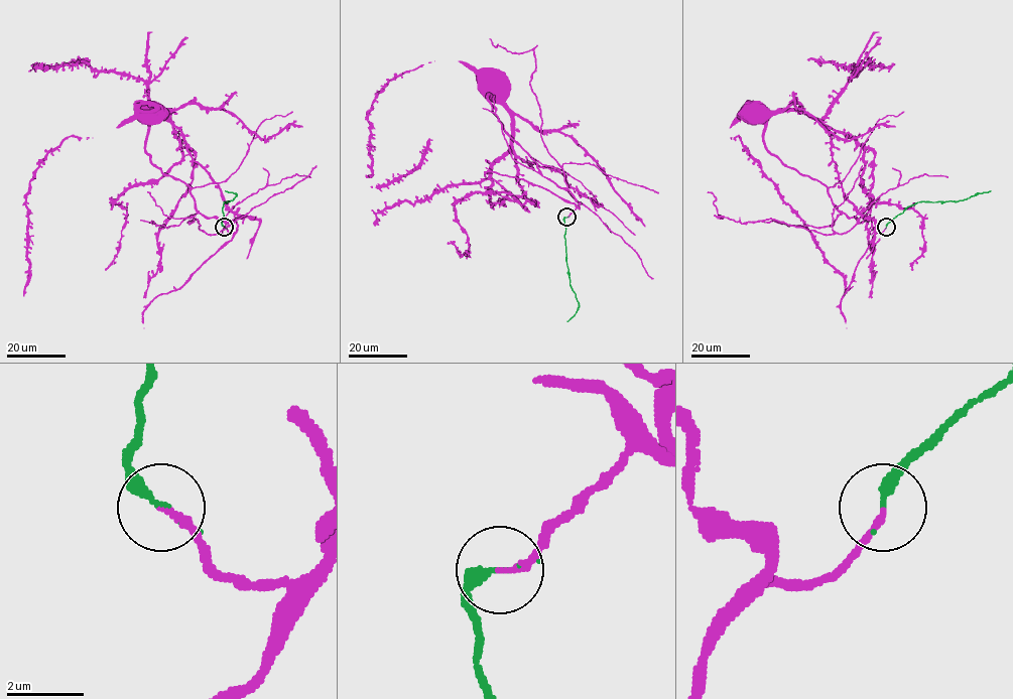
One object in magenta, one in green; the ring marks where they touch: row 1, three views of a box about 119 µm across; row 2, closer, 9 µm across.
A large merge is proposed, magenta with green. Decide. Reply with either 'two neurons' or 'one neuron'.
one neuron

